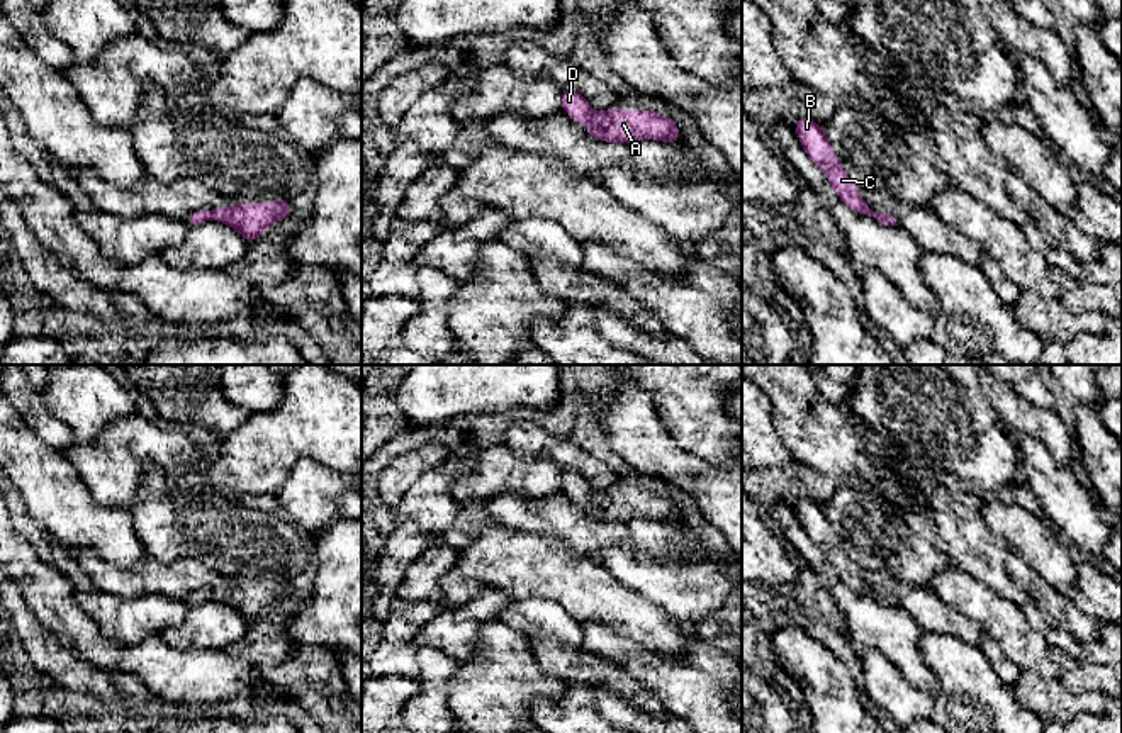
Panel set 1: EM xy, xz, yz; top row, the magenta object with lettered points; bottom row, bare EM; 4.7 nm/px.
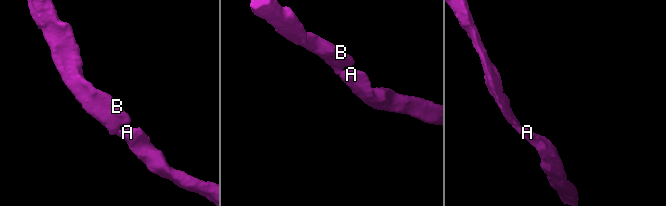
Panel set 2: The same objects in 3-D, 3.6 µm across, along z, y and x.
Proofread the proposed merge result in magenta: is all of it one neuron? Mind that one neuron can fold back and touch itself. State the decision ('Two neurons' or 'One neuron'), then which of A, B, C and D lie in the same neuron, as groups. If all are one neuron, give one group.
One neuron. Groups: A B C D

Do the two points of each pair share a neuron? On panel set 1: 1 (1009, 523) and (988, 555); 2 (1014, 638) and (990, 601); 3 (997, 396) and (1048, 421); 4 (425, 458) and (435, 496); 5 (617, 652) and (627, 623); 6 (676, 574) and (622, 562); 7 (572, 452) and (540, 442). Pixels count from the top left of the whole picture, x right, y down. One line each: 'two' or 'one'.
1: two
2: one
3: one
4: two
5: two
6: one
7: one

